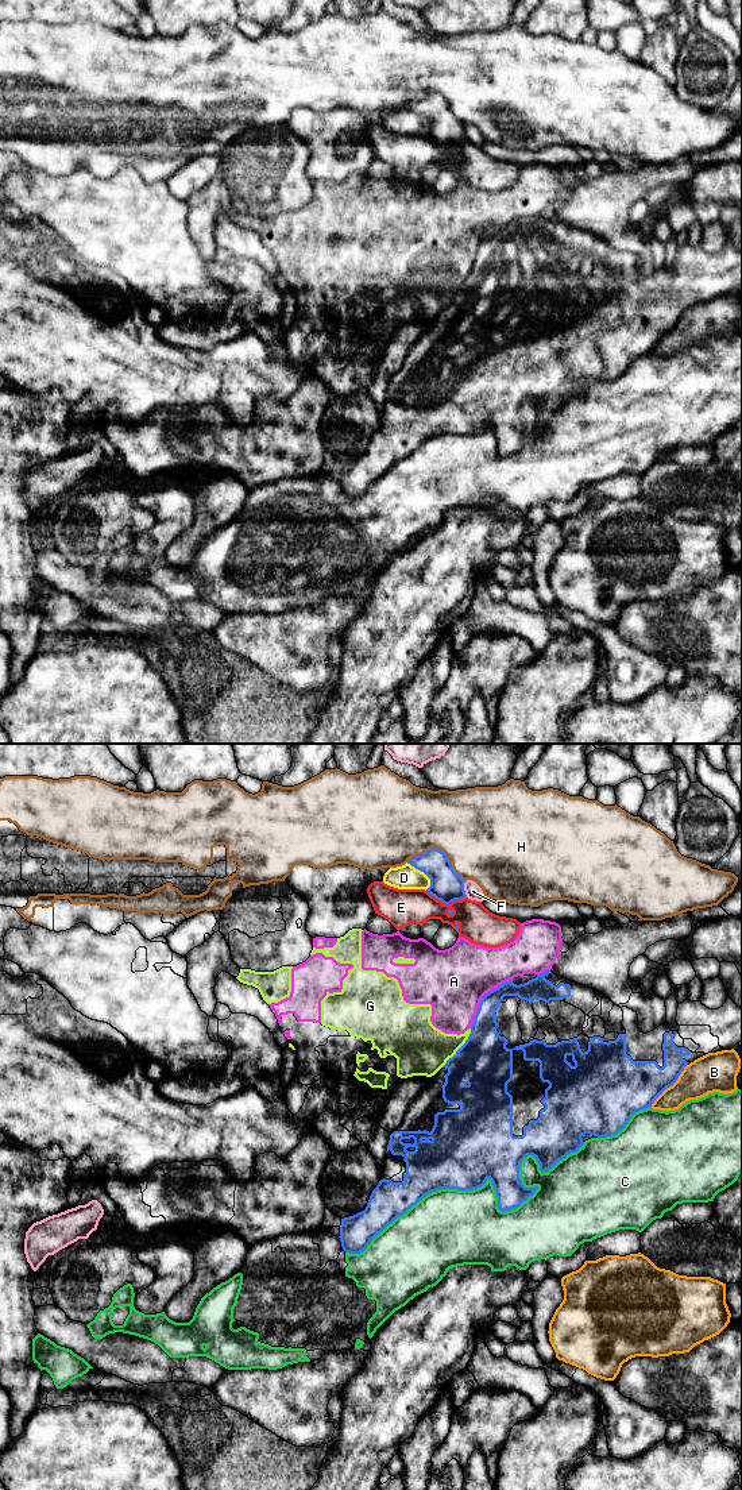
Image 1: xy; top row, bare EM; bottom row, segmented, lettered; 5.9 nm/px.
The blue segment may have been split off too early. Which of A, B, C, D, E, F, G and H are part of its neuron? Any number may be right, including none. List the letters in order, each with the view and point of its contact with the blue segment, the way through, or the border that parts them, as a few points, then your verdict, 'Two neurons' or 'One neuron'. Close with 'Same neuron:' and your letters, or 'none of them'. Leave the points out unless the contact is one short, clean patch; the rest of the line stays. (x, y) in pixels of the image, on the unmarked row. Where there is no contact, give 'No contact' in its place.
A: Touches blue at xy (482, 242). Two neurons
B: Touches blue at xy (671, 329). Two neurons
C: Touches blue at xy (497, 437). Two neurons
D: Touches blue at xy (424, 116). Boundary: xy (406, 107), (420, 114), (429, 123), (426, 134). Two neurons
E: Touches blue at xy (447, 147). Two neurons
F: Touches blue at xy (463, 134). Two neurons
G: Touches blue at xy (460, 292). Boundary: xy (471, 273), (466, 286), (441, 311). Two neurons
H: Touches blue at xy (440, 95). Two neurons
Same neuron: none of them

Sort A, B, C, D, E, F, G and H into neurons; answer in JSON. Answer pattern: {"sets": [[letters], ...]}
{"sets": [["A", "G"], ["B"], ["C"], ["D"], ["E"], ["F"], ["H"]]}

